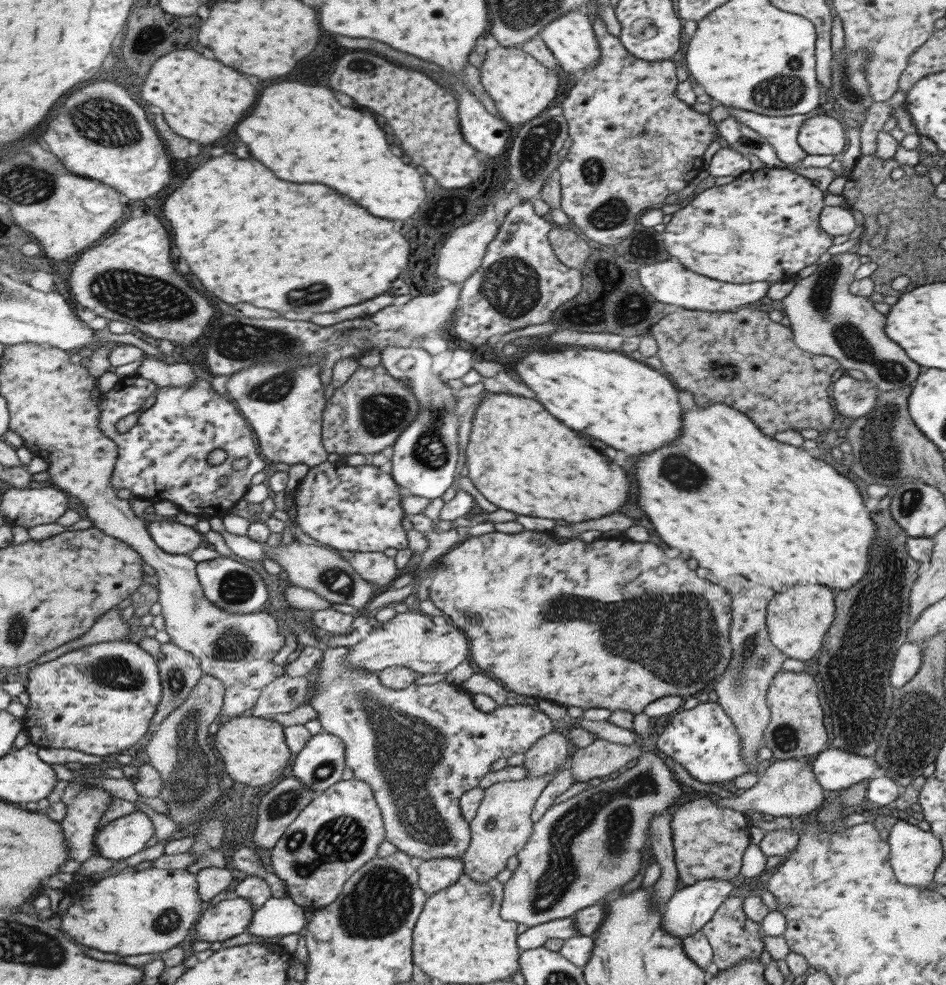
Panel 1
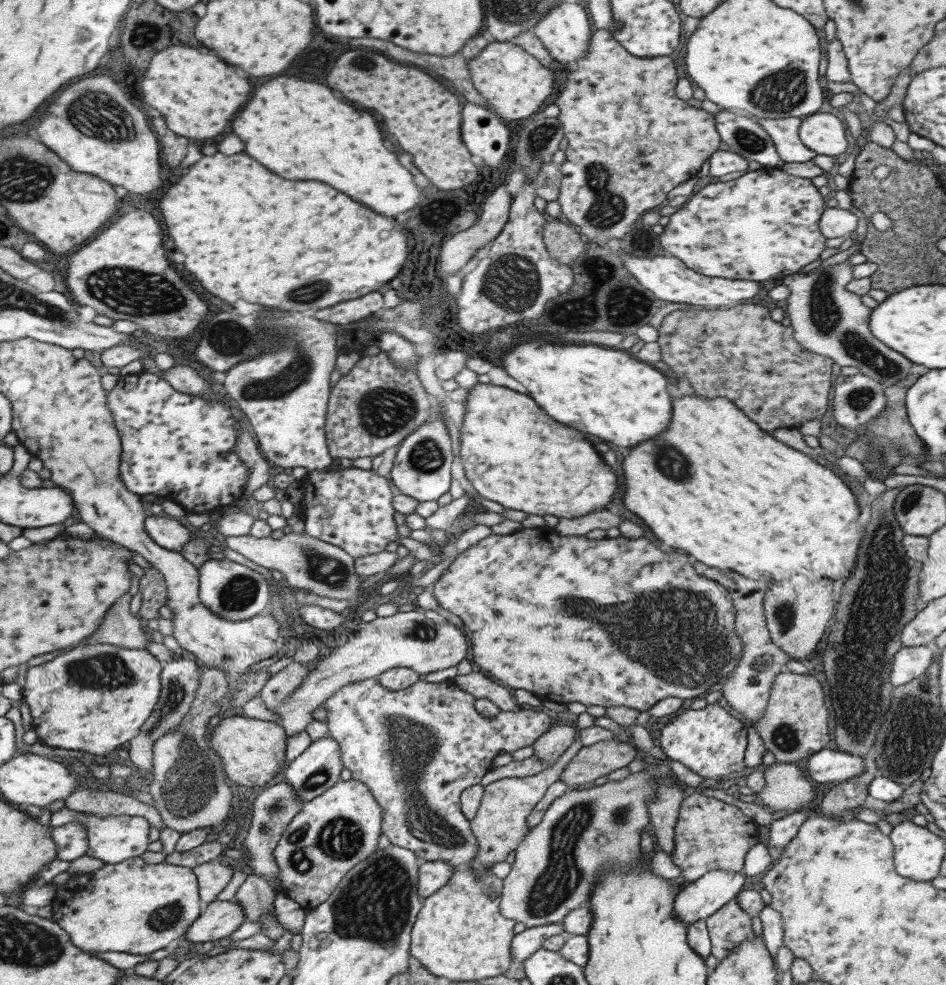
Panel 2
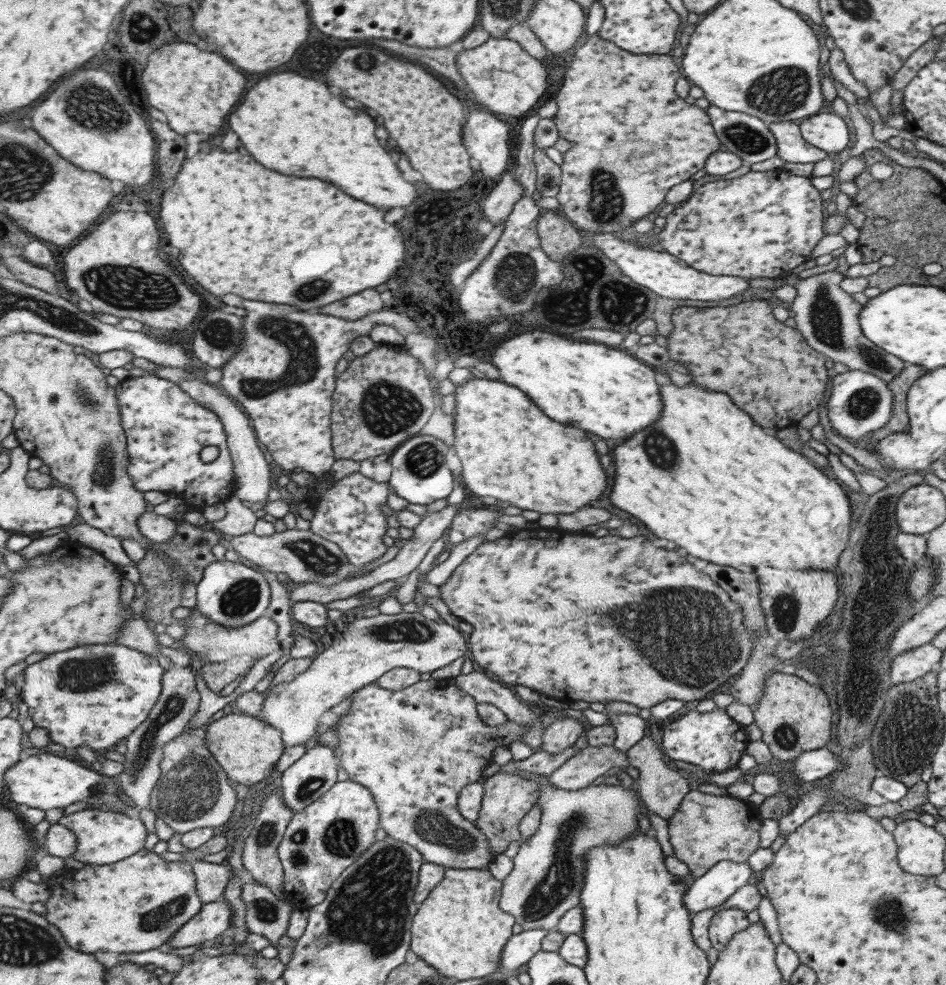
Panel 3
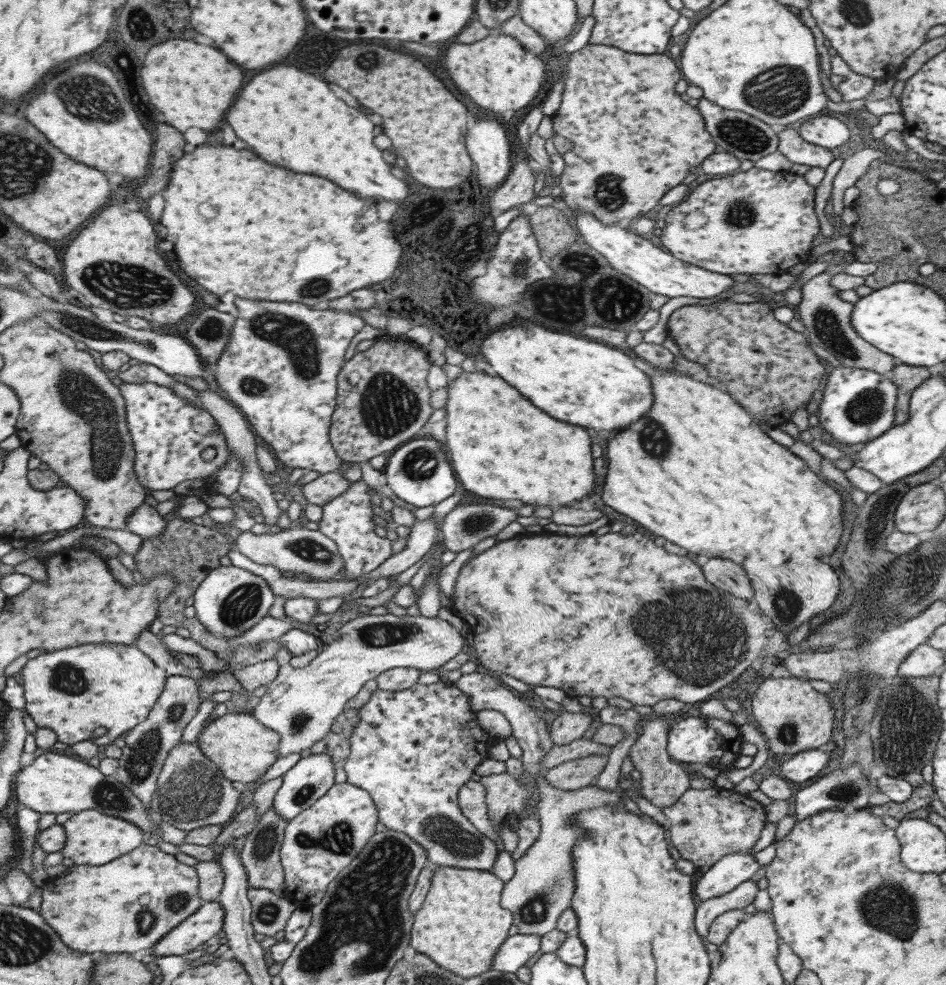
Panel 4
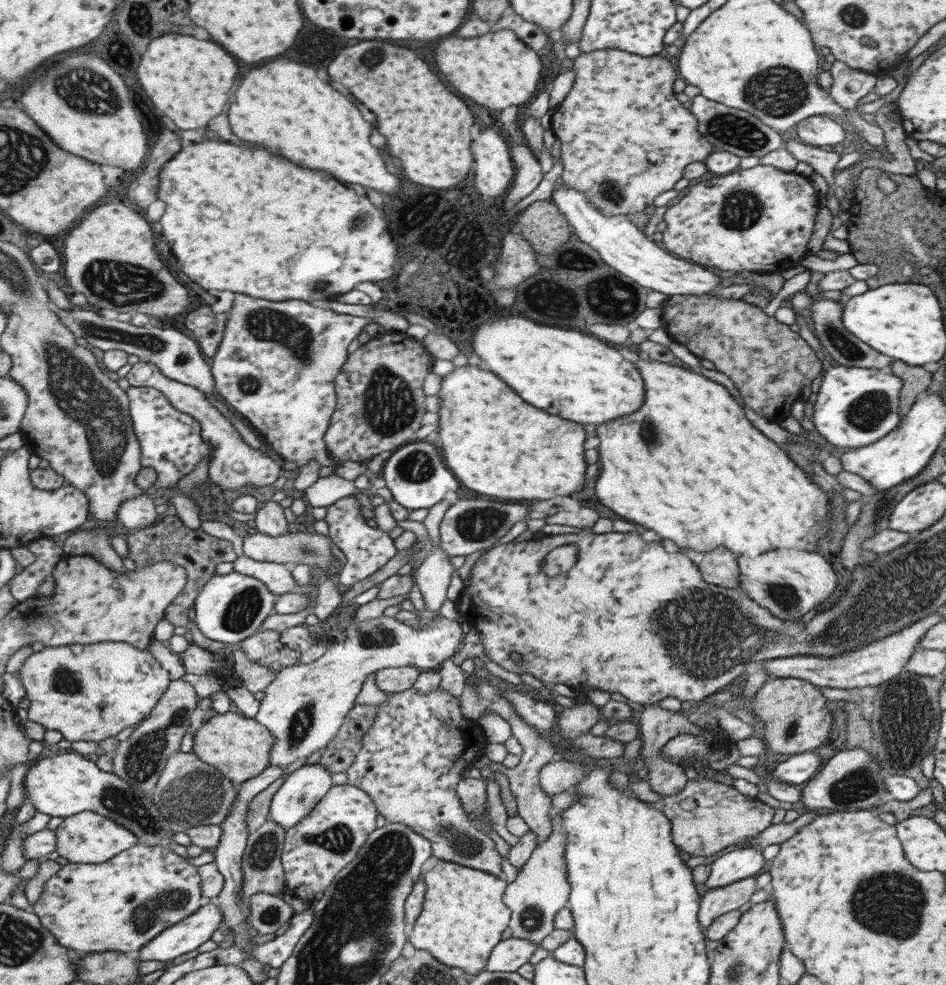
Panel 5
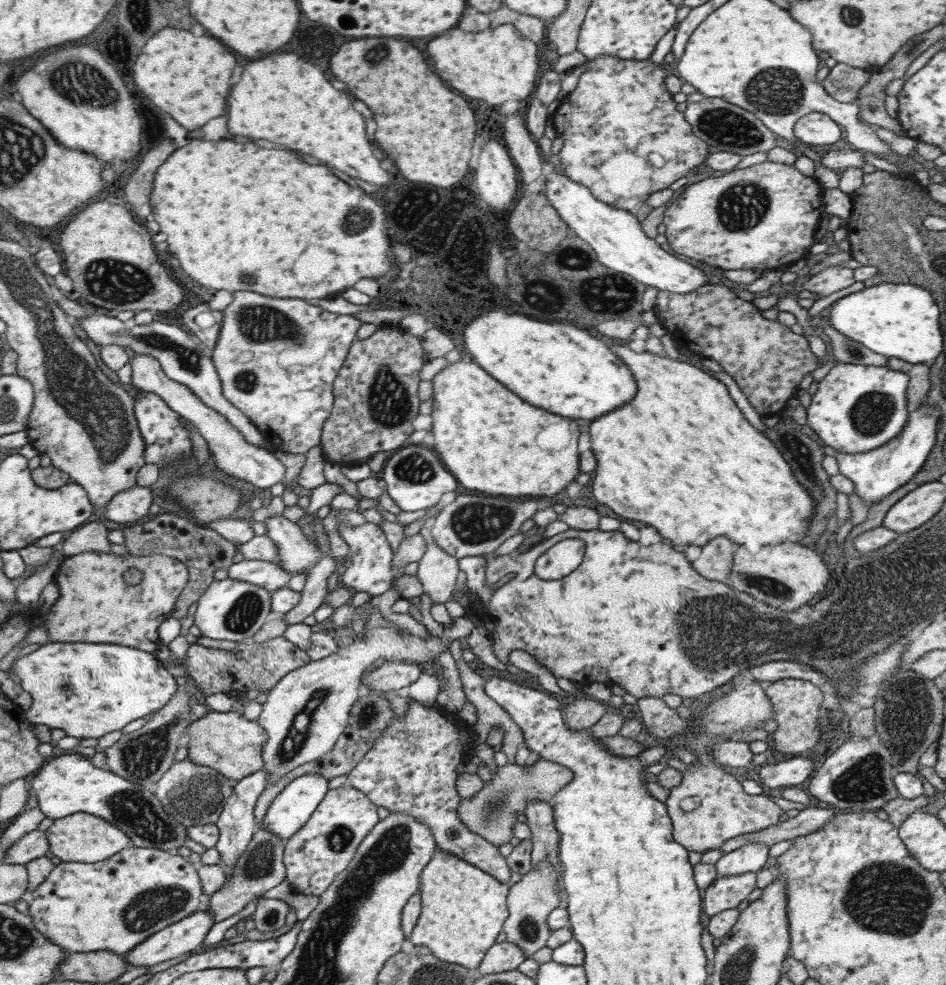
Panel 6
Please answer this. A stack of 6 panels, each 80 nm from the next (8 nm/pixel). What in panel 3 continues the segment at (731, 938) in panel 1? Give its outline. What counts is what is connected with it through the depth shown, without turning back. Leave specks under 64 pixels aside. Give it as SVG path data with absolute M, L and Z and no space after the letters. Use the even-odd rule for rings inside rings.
M732 908L718 910L709 921L710 946L720 953L734 934L745 930L749 925L745 911Z

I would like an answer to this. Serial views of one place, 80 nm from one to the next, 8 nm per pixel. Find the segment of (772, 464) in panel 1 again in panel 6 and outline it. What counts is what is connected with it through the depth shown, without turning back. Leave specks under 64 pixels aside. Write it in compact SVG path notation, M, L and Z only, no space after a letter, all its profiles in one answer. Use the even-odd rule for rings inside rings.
M605 339L605 342L611 352L627 365L636 382L637 390L629 403L606 412L603 416L599 416L597 420L590 421L588 428L591 438L590 449L596 460L595 471L592 472L591 492L597 502L605 504L615 514L627 520L637 520L641 524L650 526L672 544L692 544L701 547L717 536L724 536L738 546L747 546L749 552L755 552L755 550L759 551L765 545L775 545L779 542L799 542L801 538L805 538L815 508L813 497L807 492L806 488L798 483L789 465L783 460L773 443L747 423L731 397L729 397L725 386L719 380L715 380L701 365L685 359L663 358L647 351L637 353L631 351L623 341Z

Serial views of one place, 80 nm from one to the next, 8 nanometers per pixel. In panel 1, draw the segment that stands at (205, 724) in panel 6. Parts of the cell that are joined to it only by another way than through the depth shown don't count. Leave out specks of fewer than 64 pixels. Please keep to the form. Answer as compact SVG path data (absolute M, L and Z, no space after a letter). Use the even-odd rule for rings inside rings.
M239 716L213 728L214 746L221 755L221 770L242 785L259 787L279 777L289 762L281 724L271 719Z

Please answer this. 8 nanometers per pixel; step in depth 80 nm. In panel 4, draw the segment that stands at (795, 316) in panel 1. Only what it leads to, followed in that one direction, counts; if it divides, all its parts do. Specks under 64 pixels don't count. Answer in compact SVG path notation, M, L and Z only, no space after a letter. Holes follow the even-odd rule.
M824 271L807 280L799 288L801 300L796 304L797 316L804 326L806 338L817 348L823 348L825 352L829 352L843 367L871 370L889 377L891 369L899 361L895 357L887 356L884 352L879 352L857 334L850 323L854 304L839 298L838 290L830 285L831 277L831 273Z

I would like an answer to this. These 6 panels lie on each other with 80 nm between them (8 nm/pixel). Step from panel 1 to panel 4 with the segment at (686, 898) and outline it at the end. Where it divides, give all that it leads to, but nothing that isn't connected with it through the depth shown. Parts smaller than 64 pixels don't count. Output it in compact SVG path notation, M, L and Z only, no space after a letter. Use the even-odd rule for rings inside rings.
M750 853L726 854L693 882L693 900L699 903L721 896L739 886L741 882L750 880L751 876L758 876L761 870L759 863L755 862Z

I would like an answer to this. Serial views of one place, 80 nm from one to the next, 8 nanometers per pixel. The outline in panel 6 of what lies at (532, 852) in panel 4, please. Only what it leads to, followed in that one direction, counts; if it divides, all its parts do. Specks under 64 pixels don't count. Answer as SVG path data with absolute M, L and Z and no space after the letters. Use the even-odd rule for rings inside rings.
M539 862L539 866L530 867L526 873L521 875L521 878L517 882L508 885L509 890L506 894L508 915L504 920L502 931L505 933L505 941L519 947L526 954L526 958L531 958L531 955L536 950L544 946L550 933L546 918L553 909L564 904L562 885L561 882L558 881L558 878L560 878L558 872L553 867L549 866L549 862Z

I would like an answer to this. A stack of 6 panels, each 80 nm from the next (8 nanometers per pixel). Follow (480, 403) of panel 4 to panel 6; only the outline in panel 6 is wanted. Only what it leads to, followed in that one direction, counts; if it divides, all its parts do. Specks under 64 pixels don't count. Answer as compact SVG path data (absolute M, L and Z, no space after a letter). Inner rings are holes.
M468 358L448 363L431 382L433 448L463 488L491 496L548 498L578 475L575 420L525 404Z

